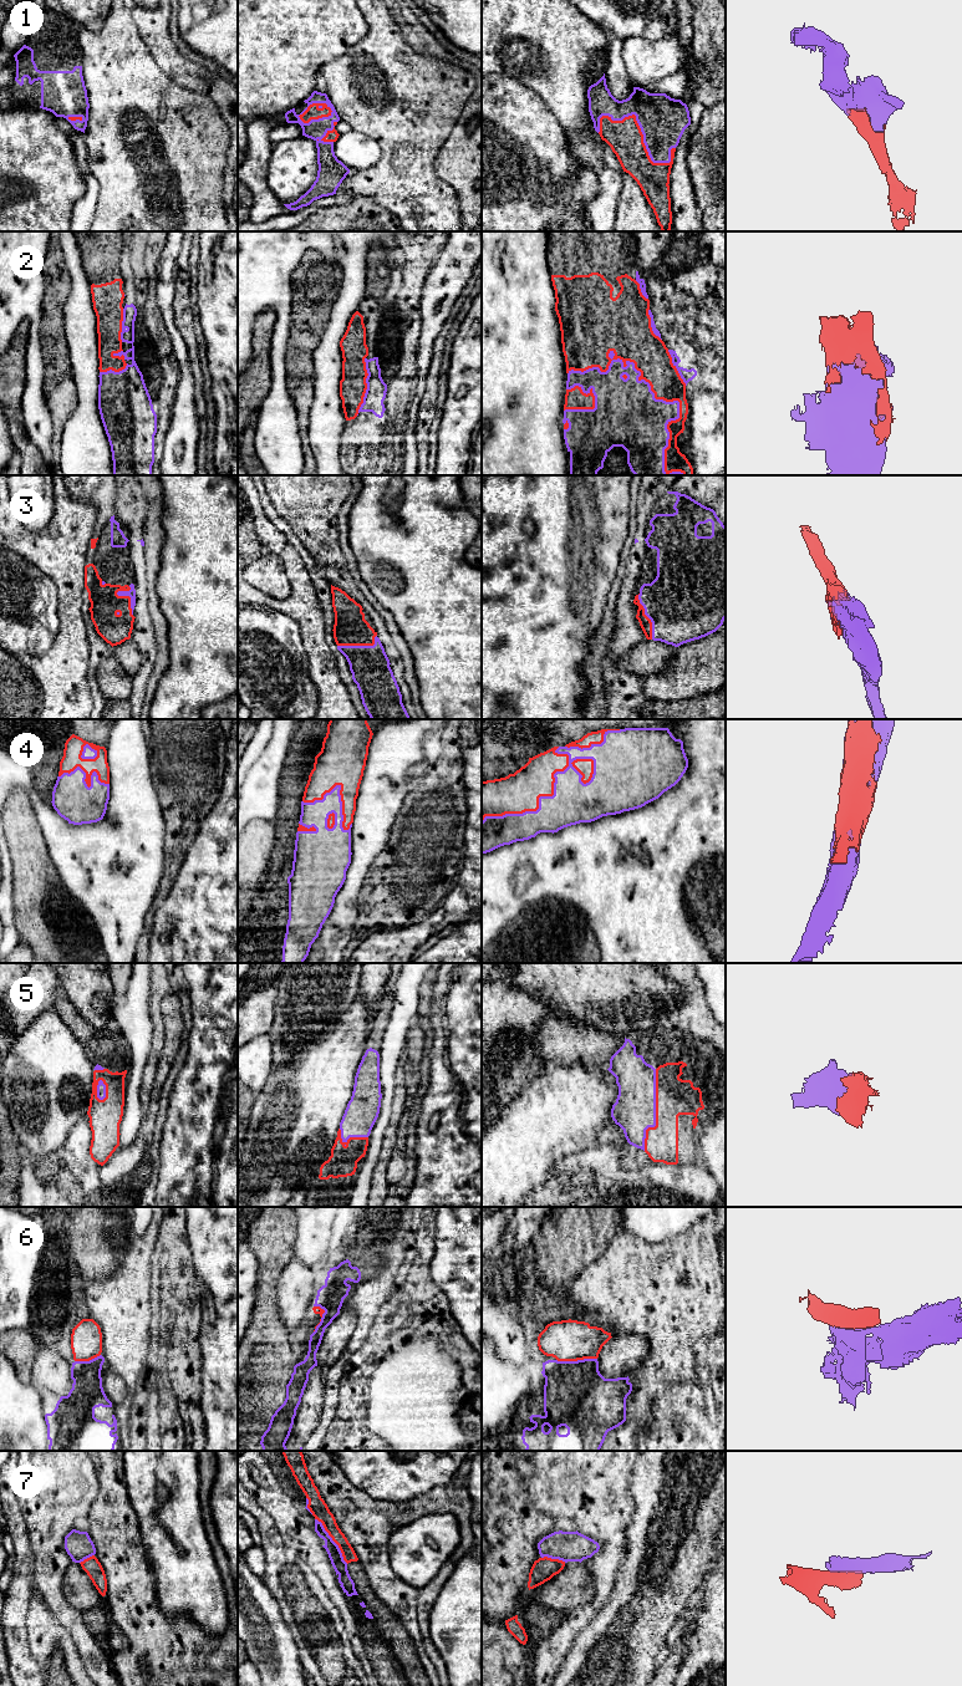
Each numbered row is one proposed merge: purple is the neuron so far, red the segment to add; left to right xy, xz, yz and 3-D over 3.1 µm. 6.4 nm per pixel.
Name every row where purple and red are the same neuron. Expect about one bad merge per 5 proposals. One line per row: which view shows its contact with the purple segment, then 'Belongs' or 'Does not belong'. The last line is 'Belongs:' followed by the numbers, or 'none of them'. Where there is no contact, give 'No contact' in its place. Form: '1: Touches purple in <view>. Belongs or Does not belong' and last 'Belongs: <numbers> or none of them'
1: Touches purple in yz. Belongs
2: Touches purple in yz. Belongs
3: Touches purple in xy. Belongs
4: Touches purple in yz. Belongs
5: Touches purple in yz. Belongs
6: Touches purple in yz. Does not belong
7: Touches purple in xz. Does not belong
Belongs: 1, 2, 3, 4, 5

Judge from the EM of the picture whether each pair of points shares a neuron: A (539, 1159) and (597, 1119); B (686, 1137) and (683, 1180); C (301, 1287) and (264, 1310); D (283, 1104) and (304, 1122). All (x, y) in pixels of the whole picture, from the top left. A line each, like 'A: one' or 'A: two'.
A: one
B: two
C: two
D: one

